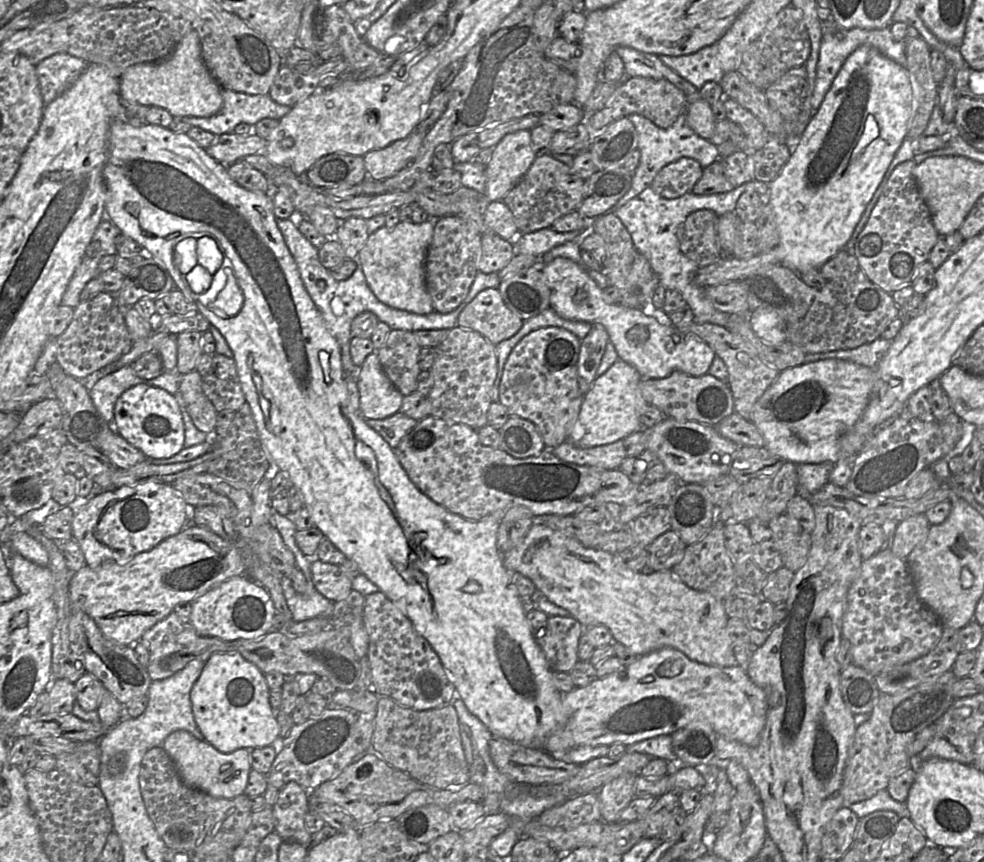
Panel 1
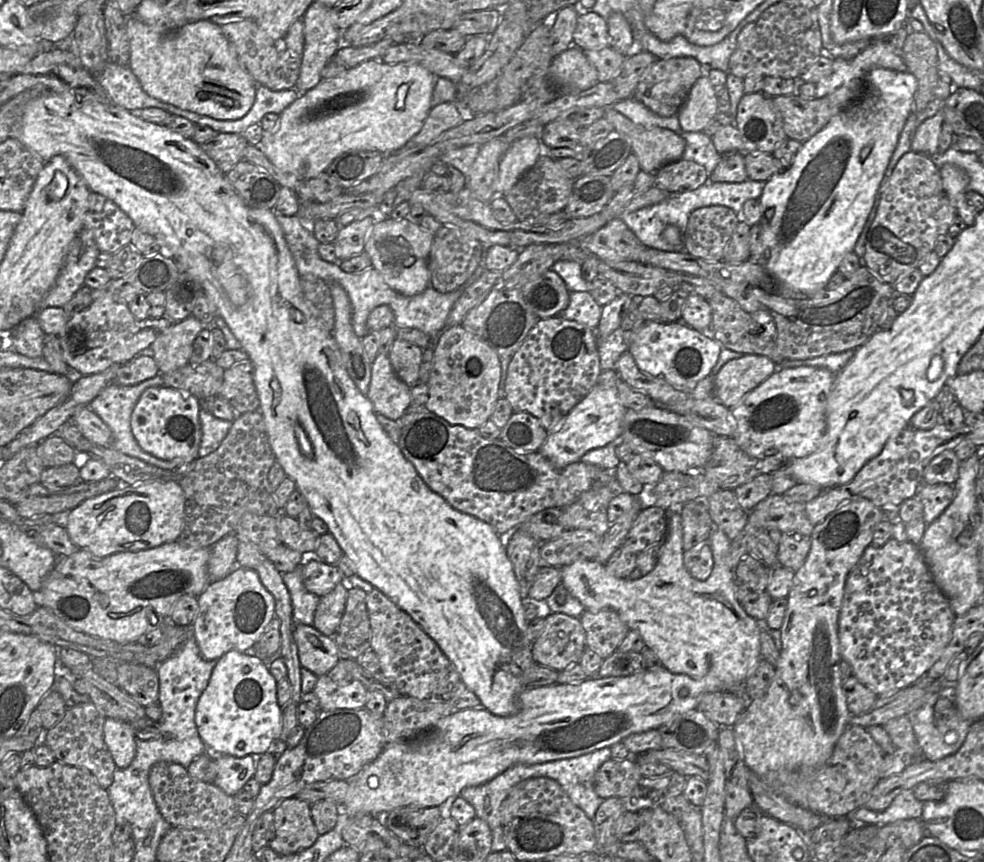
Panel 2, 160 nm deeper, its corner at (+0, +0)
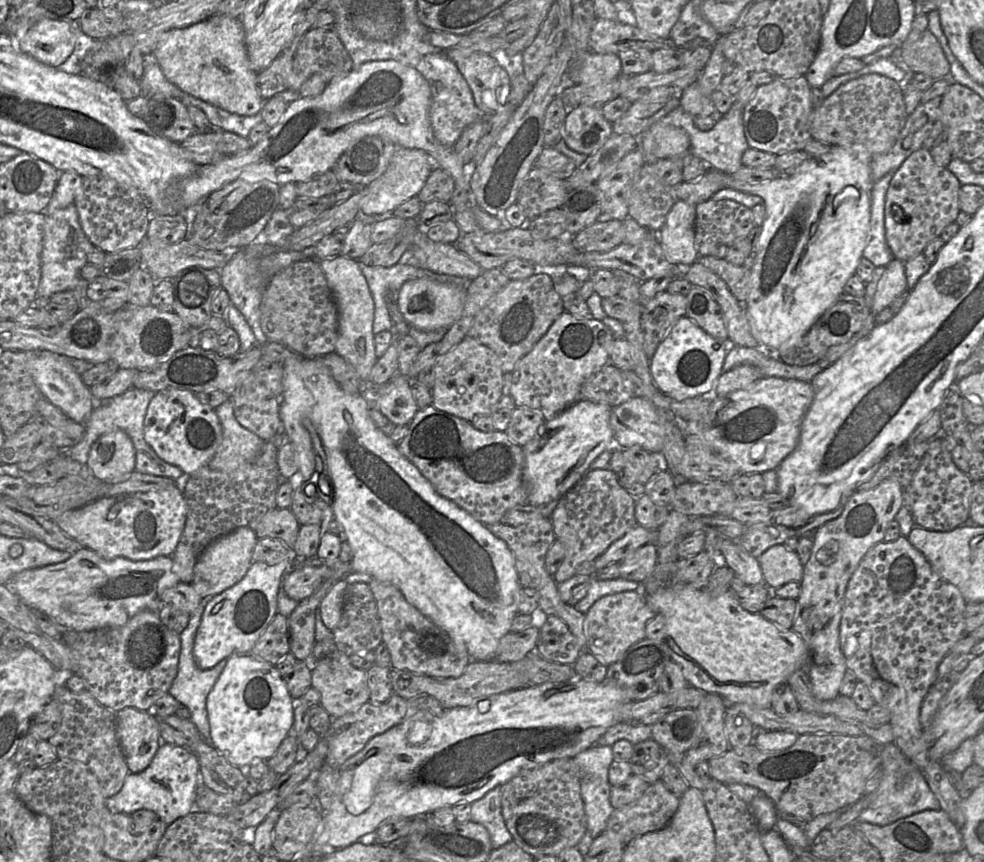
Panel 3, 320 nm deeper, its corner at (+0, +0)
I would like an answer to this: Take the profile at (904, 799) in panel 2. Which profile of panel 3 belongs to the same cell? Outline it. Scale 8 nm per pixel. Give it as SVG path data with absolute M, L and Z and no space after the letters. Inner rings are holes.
M895 743L882 746L880 768L883 770L882 781L876 790L867 794L868 806L858 817L858 822L885 826L924 810L937 811L940 809L940 804L925 778L906 759Z

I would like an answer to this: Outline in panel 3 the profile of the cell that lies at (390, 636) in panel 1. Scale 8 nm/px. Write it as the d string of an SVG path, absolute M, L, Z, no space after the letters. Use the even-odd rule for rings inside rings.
M372 578L369 587L377 603L382 643L390 652L392 668L434 678L457 678L464 672L471 658L461 642L455 642L410 604L394 585Z

